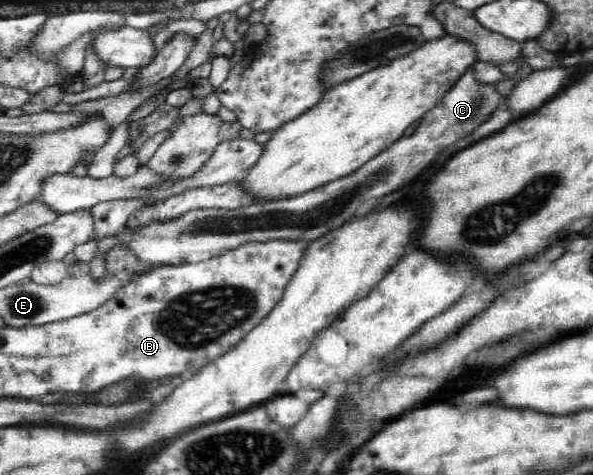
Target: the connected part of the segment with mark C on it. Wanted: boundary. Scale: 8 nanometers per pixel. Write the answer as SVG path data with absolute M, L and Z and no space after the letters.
M474 64L467 65L458 81L422 116L419 128L412 135L400 138L352 175L284 201L250 204L233 210L194 209L180 219L172 219L168 223L151 223L136 232L124 227L118 233L123 234L118 244L128 246L144 266L175 266L198 258L220 256L246 243L316 241L324 233L346 226L348 221L380 197L412 181L430 163L444 163L450 157L450 153L446 151L464 137L470 137L478 127L482 127L492 117L492 113L499 109L502 97L494 84L482 83L476 79Z

